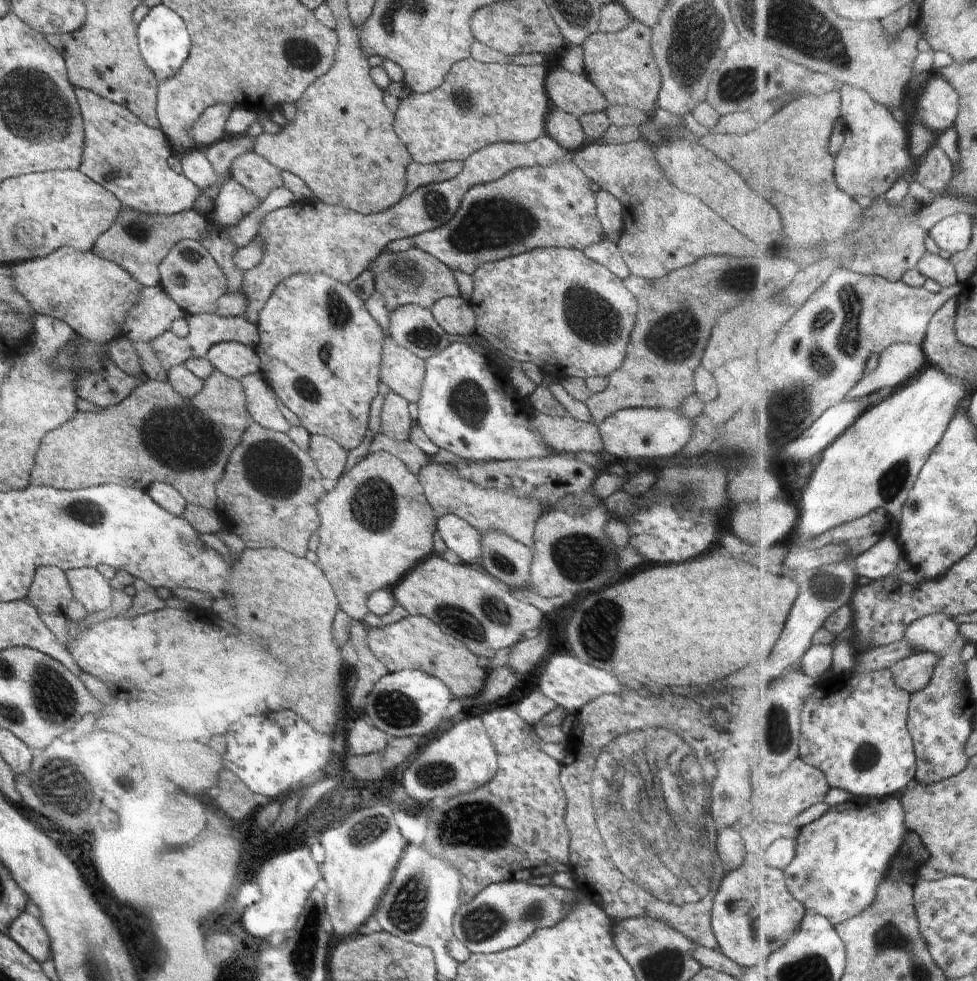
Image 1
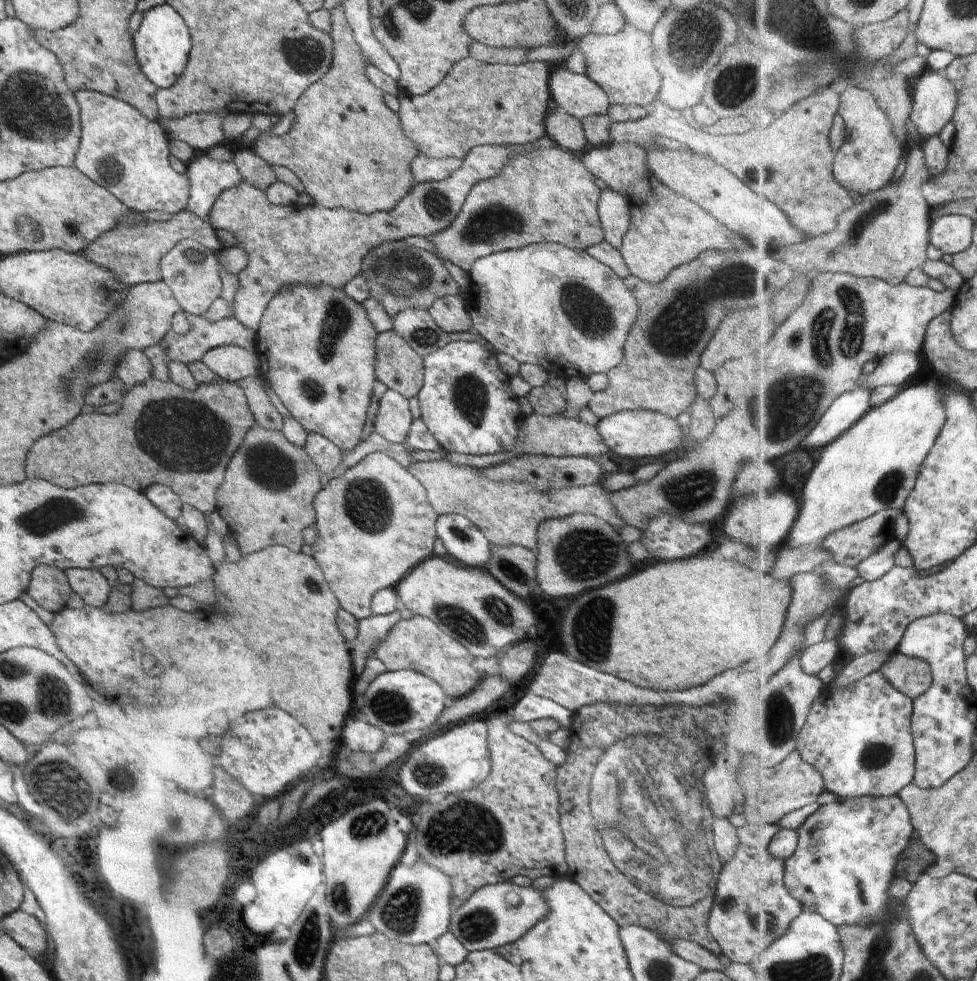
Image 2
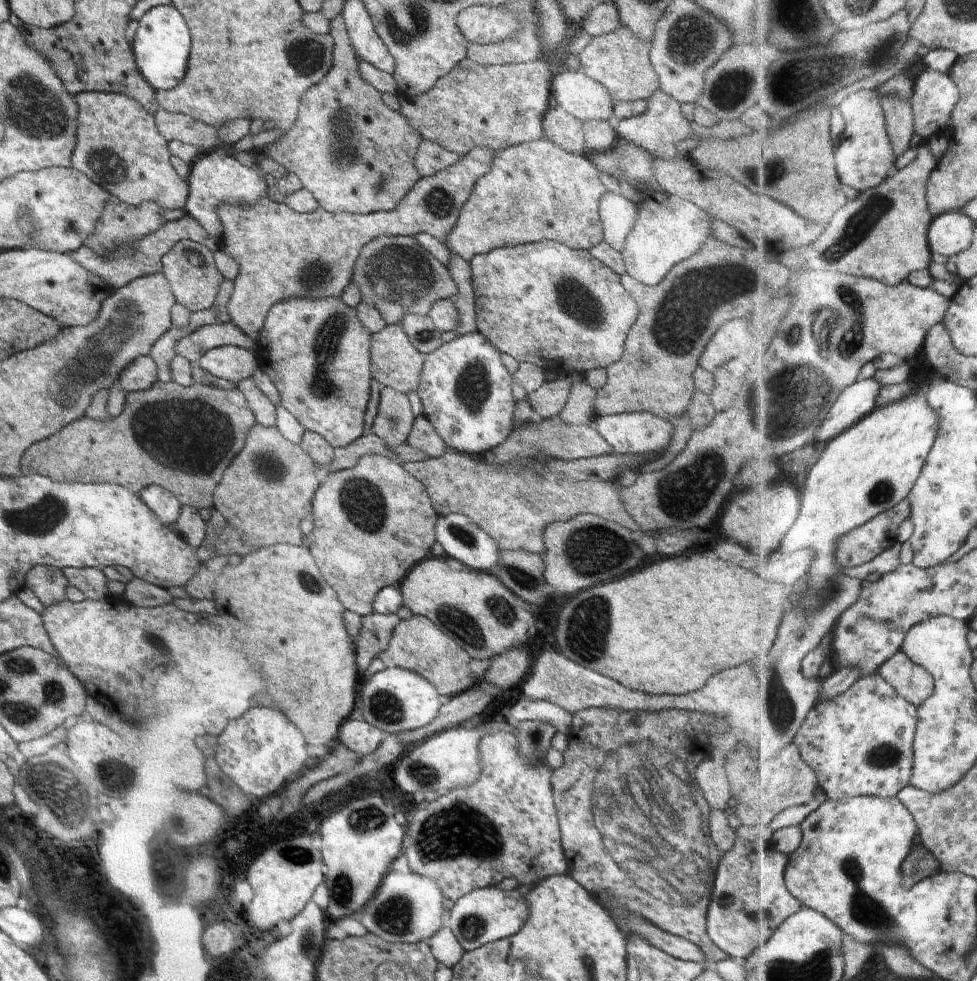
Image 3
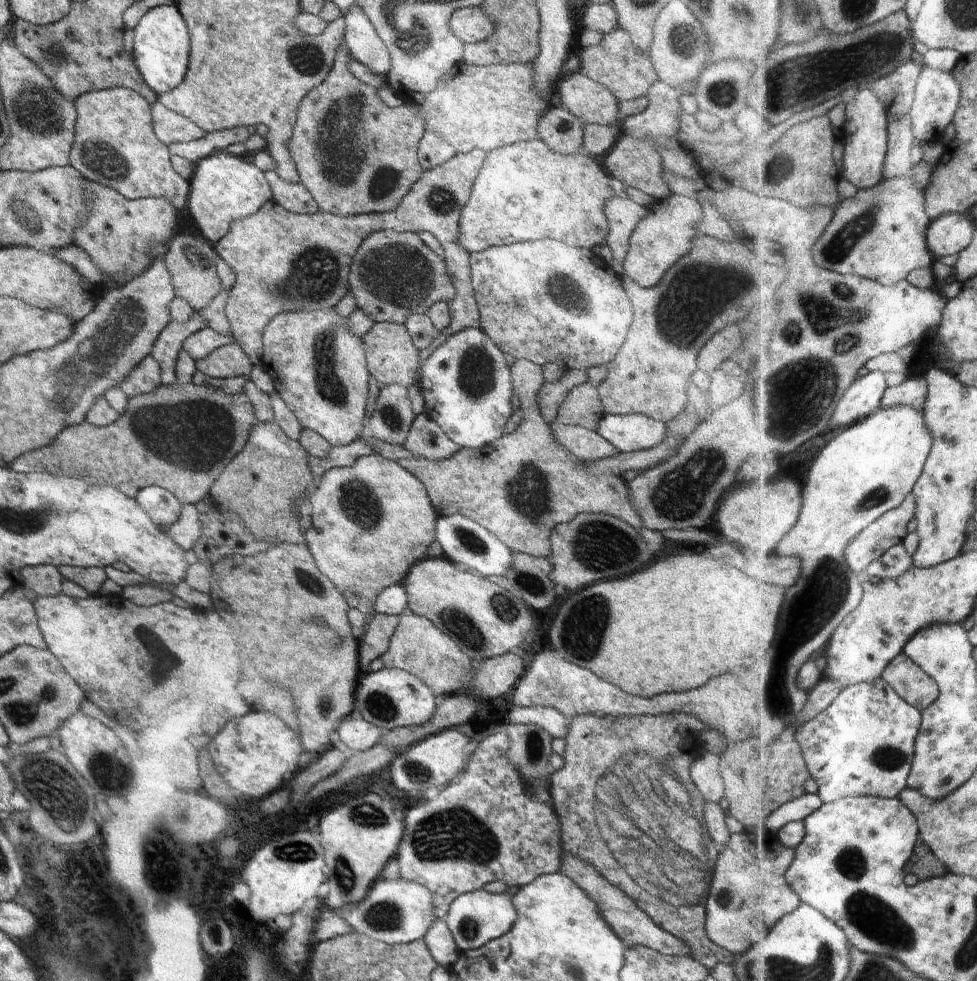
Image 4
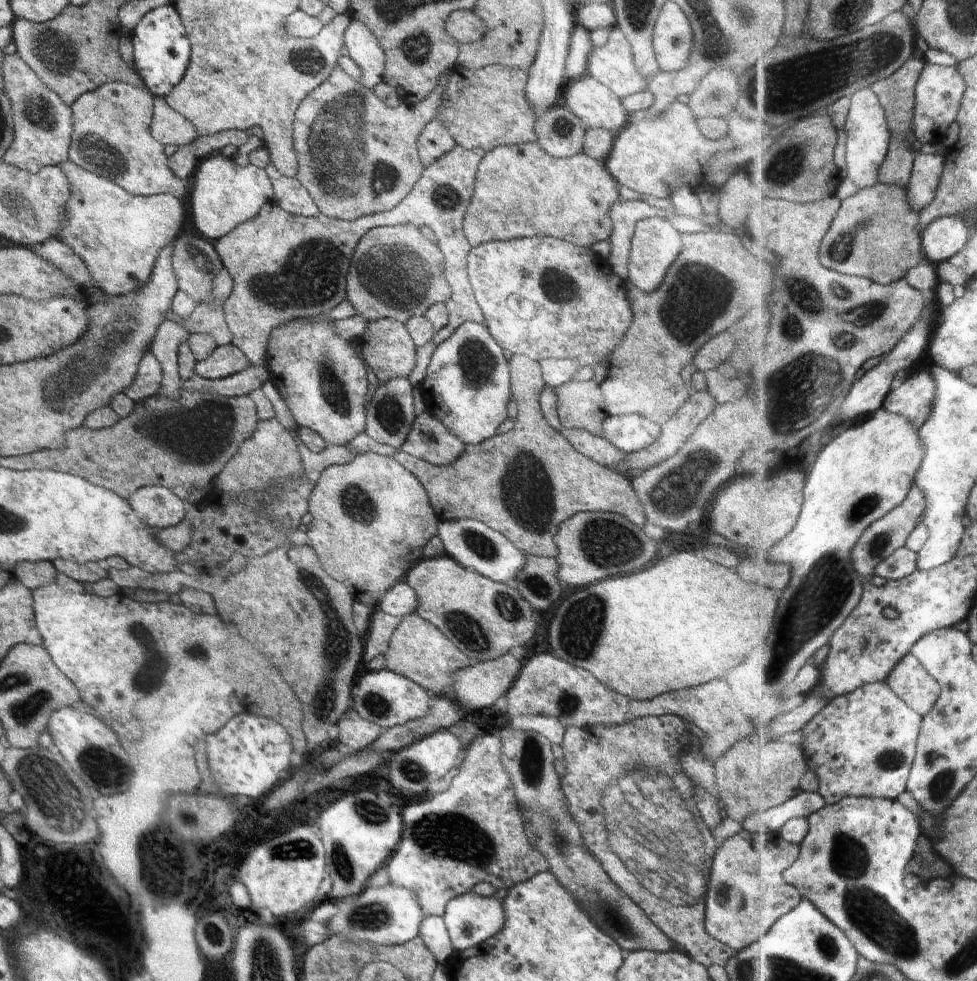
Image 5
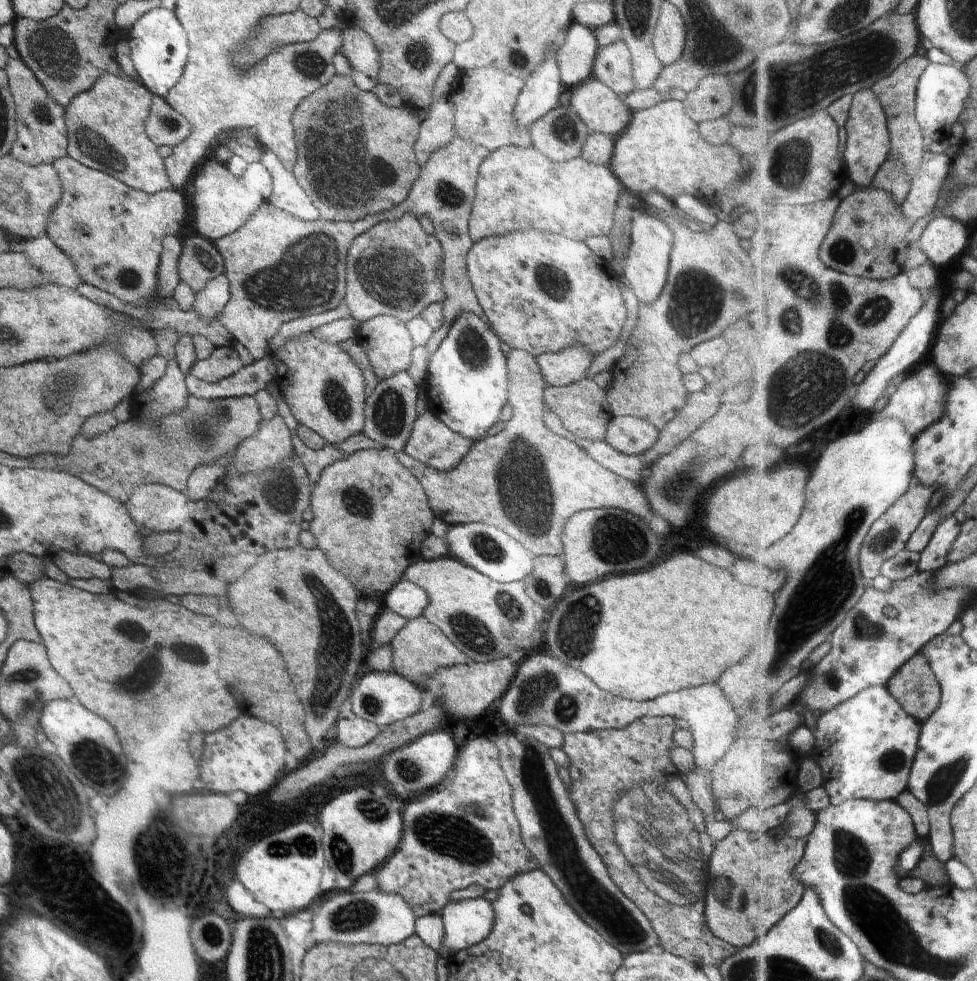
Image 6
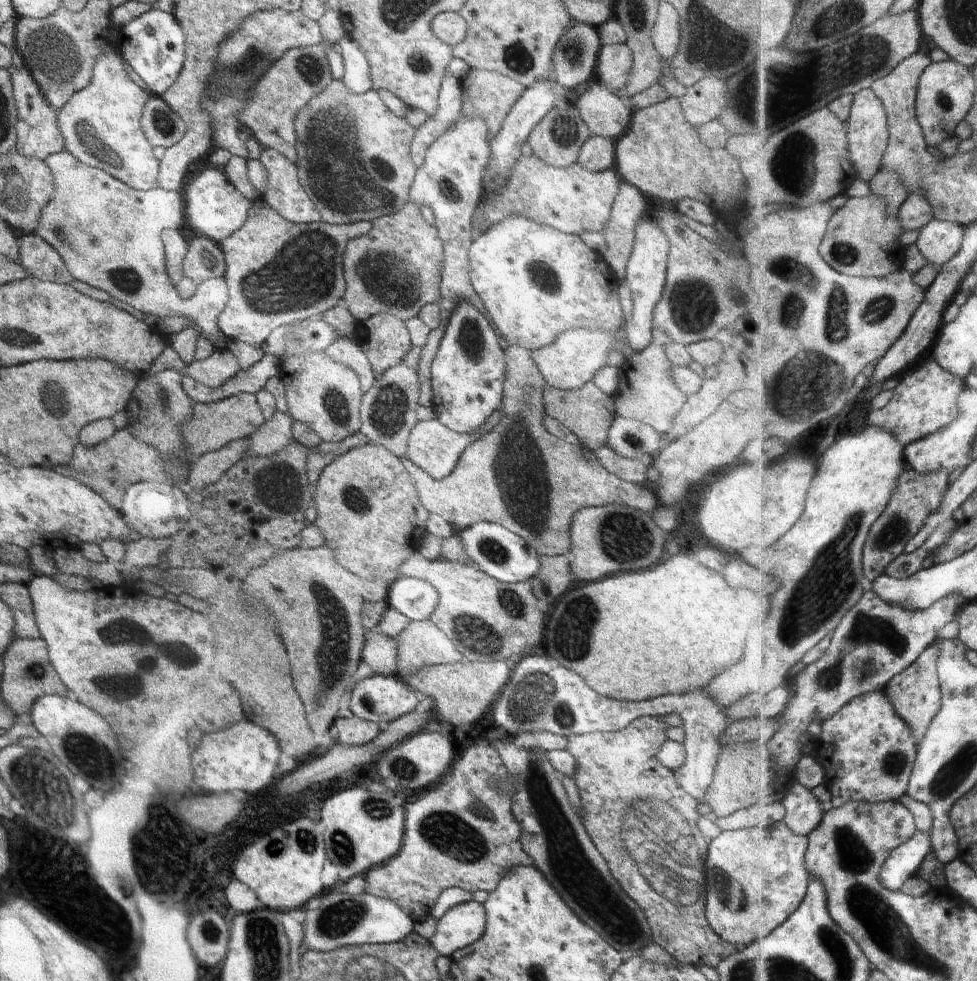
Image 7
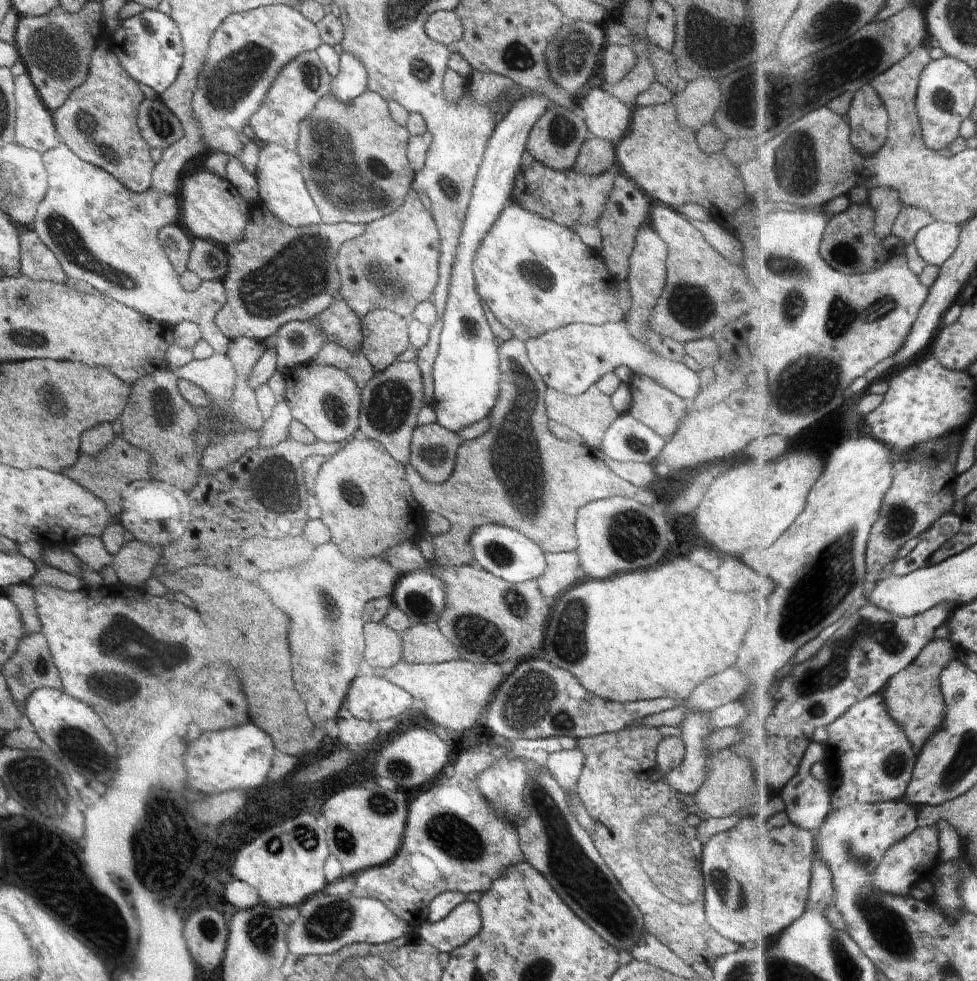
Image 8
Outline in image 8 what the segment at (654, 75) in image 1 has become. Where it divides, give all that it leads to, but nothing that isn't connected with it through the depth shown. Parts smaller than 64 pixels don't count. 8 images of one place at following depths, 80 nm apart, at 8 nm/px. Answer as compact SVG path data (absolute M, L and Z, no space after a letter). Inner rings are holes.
M605 45L601 54L605 84L618 84L638 64L638 56L628 45Z

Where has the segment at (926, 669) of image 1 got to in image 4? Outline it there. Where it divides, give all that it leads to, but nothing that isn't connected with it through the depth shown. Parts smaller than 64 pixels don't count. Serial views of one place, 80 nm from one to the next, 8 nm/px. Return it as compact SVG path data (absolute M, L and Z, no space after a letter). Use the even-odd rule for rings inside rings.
M904 651L886 670L884 677L910 704L924 712L941 698L941 685Z

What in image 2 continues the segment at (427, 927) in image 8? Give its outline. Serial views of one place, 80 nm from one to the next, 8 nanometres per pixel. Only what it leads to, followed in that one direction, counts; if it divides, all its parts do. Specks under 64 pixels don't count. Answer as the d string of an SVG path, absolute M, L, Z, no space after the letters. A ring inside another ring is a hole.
M510 881L486 885L476 890L462 906L454 910L449 931L469 951L485 951L512 944L523 937L549 910L543 899L543 890L521 887Z

